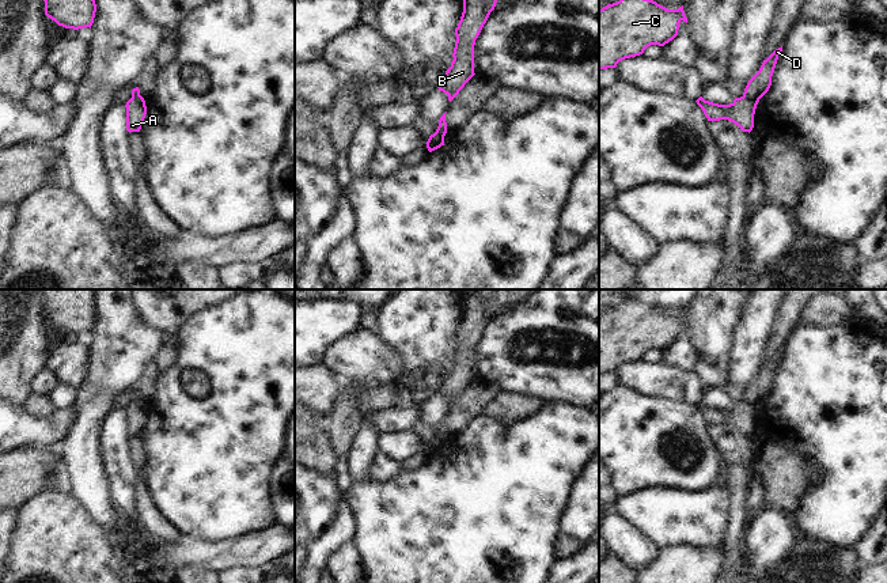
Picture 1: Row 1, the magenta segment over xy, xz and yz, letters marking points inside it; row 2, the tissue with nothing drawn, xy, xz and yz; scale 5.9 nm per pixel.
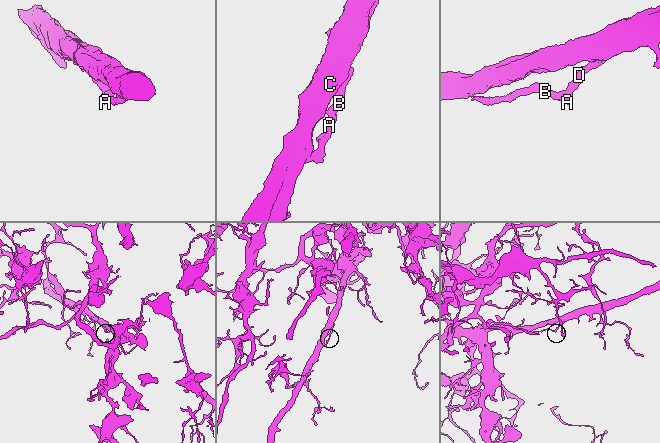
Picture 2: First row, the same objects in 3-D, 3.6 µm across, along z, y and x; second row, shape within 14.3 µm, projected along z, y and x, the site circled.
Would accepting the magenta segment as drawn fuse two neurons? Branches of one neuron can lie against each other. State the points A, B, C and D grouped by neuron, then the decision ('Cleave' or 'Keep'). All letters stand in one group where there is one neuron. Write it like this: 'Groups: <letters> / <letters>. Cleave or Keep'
Groups: A B / C D. Cleave

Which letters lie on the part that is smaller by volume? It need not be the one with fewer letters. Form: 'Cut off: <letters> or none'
Cut off: A, B

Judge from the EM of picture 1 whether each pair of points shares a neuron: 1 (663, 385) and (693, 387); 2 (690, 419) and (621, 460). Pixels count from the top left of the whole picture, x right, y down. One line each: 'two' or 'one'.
1: one
2: one

